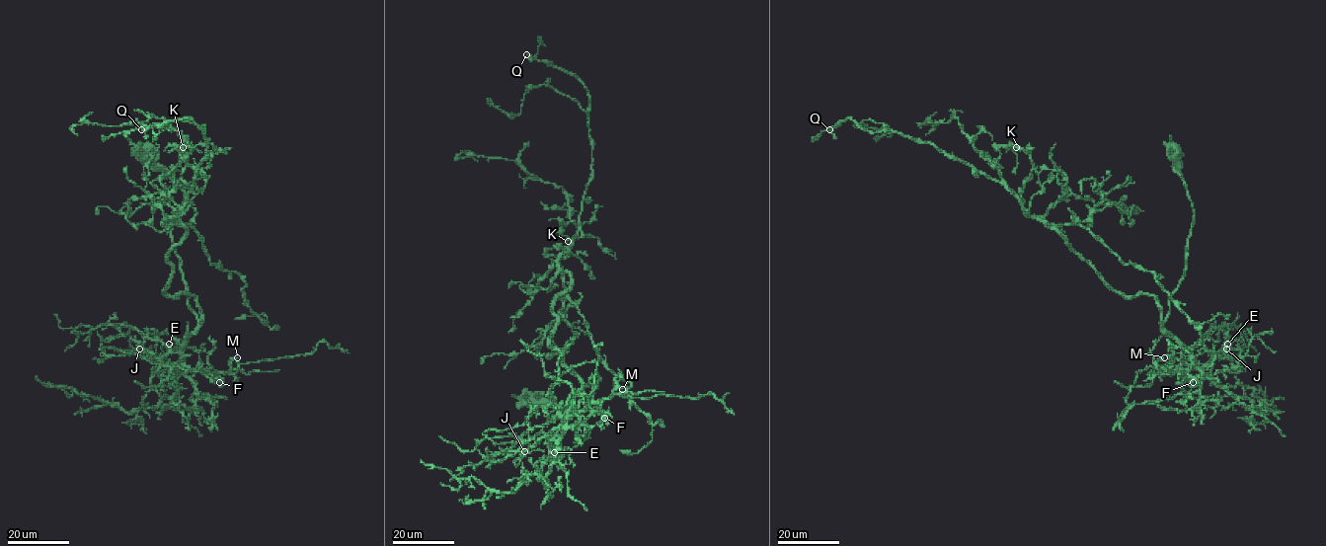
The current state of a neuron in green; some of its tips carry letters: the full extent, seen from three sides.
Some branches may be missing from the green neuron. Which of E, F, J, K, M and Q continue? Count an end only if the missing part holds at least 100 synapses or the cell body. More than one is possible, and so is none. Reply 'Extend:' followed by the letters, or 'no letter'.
Extend: Q

